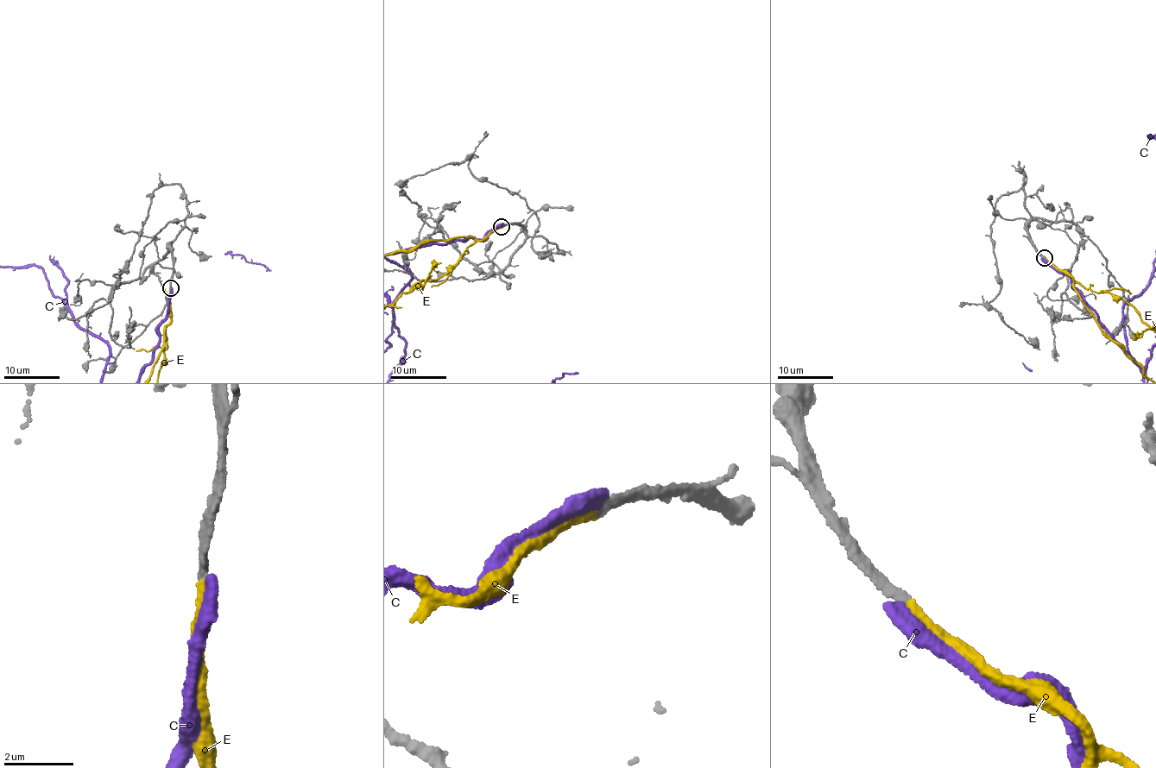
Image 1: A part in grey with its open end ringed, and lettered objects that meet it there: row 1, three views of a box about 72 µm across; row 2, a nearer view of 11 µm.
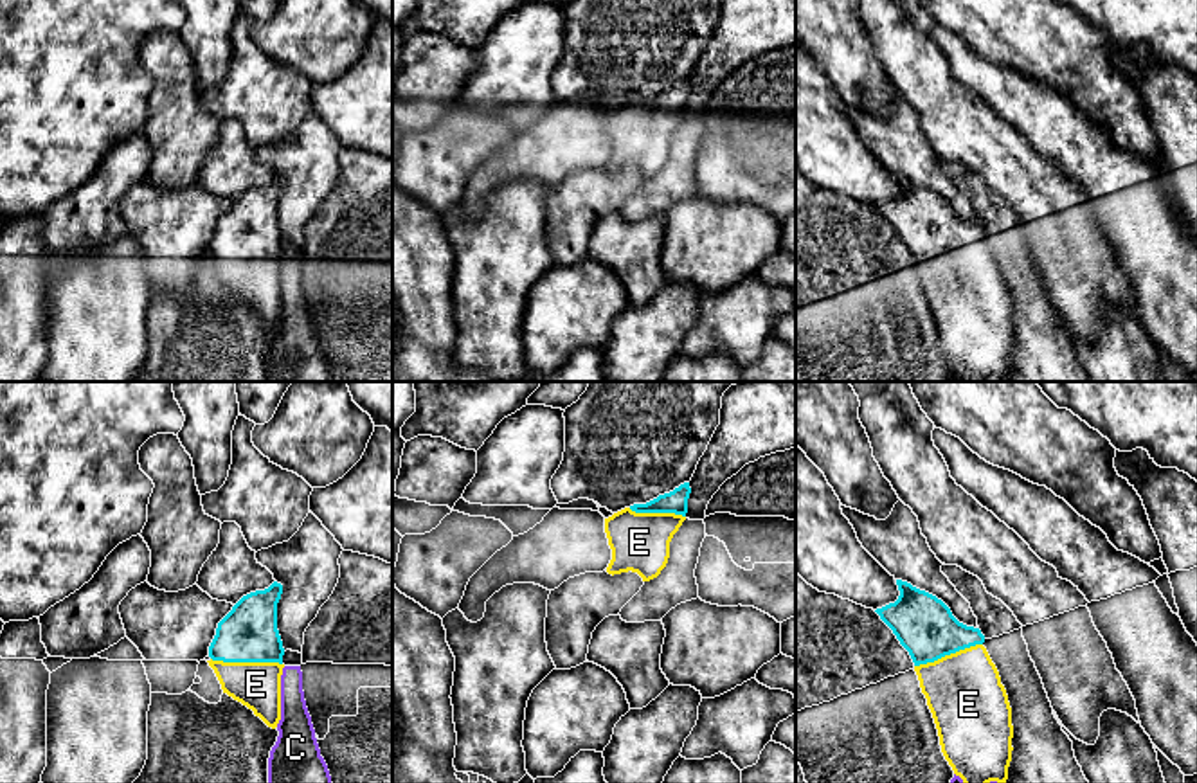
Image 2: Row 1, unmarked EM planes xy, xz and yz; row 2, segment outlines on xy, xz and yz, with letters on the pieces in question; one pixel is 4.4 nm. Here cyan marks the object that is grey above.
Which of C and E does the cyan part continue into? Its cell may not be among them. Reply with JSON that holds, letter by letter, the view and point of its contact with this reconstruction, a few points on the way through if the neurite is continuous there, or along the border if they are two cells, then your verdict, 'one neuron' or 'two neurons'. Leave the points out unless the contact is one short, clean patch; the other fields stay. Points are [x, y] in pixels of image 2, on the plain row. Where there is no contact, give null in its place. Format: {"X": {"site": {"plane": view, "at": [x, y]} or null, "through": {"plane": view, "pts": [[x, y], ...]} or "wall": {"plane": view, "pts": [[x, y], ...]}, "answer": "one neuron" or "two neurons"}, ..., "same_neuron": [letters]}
{"C": {"site": null, "answer": "two neurons"}, "E": {"site": {"plane": "xy", "at": [247, 258]}, "through": {"plane": "xy", "pts": [[249, 229], [247, 258], [256, 281]]}, "answer": "one neuron"}, "same_neuron": ["E"]}

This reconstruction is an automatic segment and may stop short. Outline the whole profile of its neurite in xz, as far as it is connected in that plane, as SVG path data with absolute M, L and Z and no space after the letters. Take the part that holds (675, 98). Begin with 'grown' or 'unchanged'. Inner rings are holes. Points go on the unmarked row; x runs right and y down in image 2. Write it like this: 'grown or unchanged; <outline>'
grown; M689 79L646 101L634 101L605 115L612 146L608 171L637 169L643 178L661 171L670 155L670 139L688 110Z

